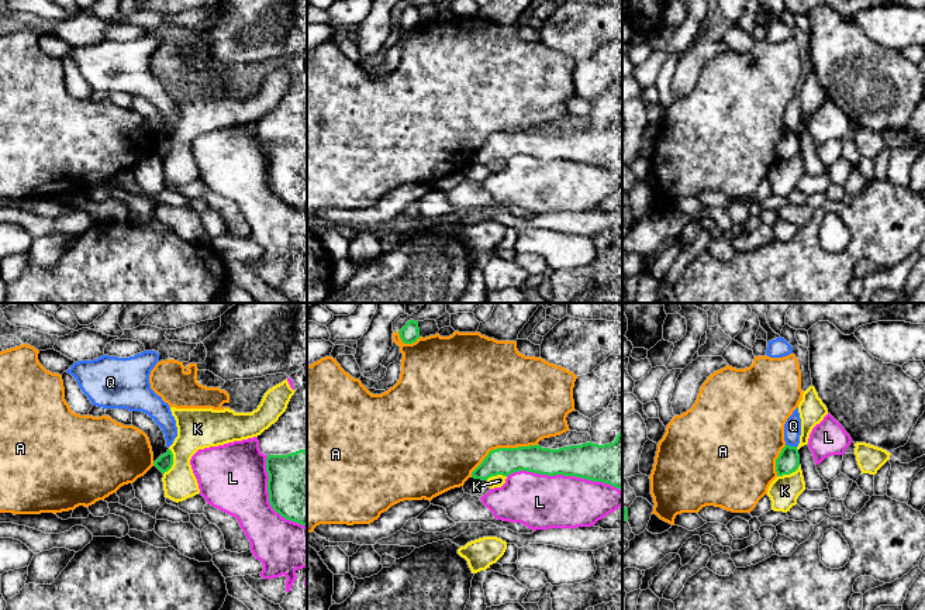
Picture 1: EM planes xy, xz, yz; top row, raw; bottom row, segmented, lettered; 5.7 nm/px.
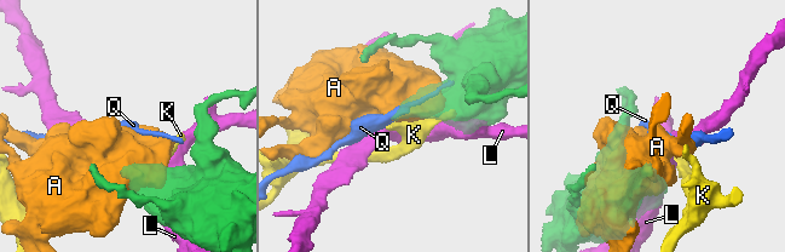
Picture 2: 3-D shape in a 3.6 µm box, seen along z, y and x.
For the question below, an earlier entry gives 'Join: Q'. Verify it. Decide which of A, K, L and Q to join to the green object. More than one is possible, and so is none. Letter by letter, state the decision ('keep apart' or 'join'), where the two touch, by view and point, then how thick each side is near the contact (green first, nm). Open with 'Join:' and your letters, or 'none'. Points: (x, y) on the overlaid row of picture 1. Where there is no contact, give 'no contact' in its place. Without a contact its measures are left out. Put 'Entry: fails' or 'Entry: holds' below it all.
Join: none
A: keep apart | xz (500, 448) | 160/500 nm
K: keep apart | xy (172, 461) | 90/240 nm
L: keep apart | xz (563, 475) | 220/320 nm
Q: keep apart | yz (791, 447) | 130/100 nm
Entry: fails

